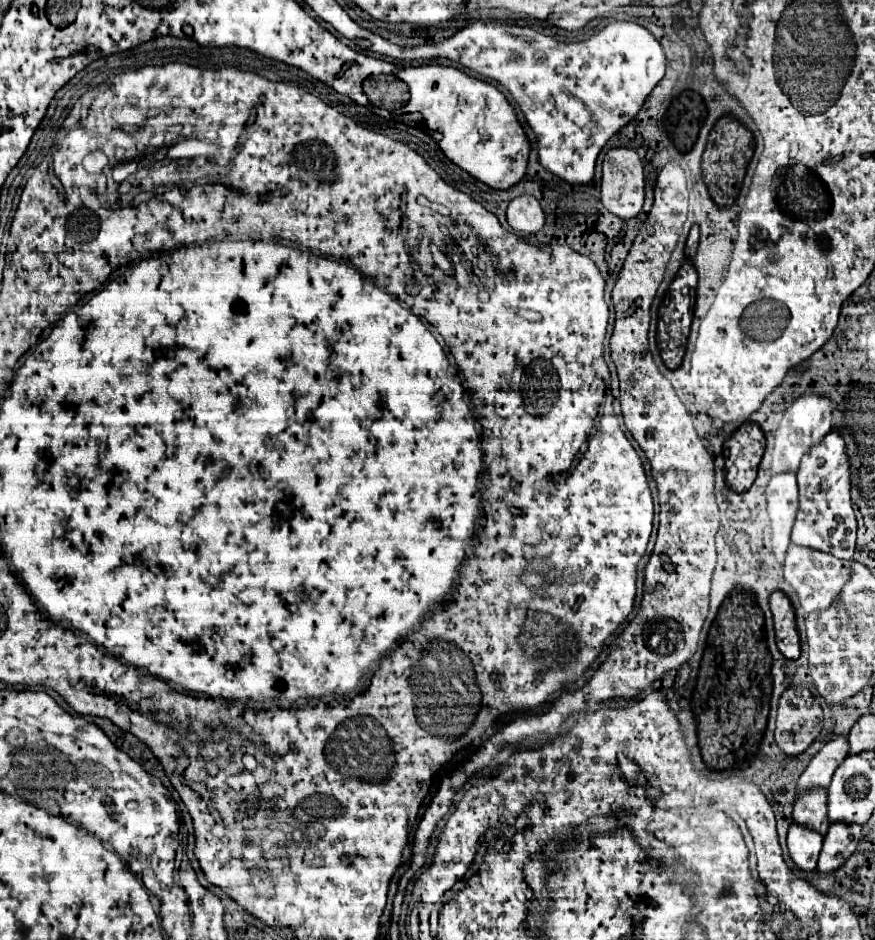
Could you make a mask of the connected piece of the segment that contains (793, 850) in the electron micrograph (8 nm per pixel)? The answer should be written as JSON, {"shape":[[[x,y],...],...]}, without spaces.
{"shape":[[[792,823],[788,831],[788,851],[792,861],[802,871],[814,871],[818,863],[818,853],[822,849],[822,835],[804,825]]]}

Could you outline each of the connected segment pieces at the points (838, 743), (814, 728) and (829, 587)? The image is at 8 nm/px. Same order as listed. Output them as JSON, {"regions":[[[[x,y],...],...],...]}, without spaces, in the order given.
{"regions":[[[[838,735],[834,739],[830,739],[808,763],[806,771],[802,773],[800,781],[798,781],[798,791],[804,789],[812,789],[812,787],[828,787],[832,781],[832,773],[836,771],[836,767],[846,759],[850,751],[850,743],[848,737]]],[[[804,685],[788,687],[778,705],[776,743],[786,755],[798,755],[822,731],[822,707]]],[[[790,543],[788,551],[786,551],[784,579],[796,589],[802,609],[806,609],[806,615],[816,609],[826,609],[828,605],[832,605],[832,601],[836,599],[836,593],[840,593],[844,581],[848,581],[848,573],[850,573],[850,561],[836,559],[830,553],[794,545],[794,543]]]]}

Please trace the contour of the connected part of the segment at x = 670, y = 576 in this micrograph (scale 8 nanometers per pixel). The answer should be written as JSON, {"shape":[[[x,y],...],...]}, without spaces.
{"shape":[[[670,161],[658,173],[654,205],[640,233],[636,235],[612,289],[616,323],[610,337],[610,353],[620,379],[622,415],[628,431],[638,441],[652,465],[652,479],[656,481],[660,499],[660,527],[656,547],[644,569],[644,597],[640,611],[612,641],[606,661],[596,669],[588,685],[580,691],[584,703],[588,701],[600,705],[610,697],[630,699],[644,687],[652,685],[660,675],[678,669],[696,653],[698,635],[708,615],[710,579],[717,561],[714,537],[720,515],[714,497],[714,461],[694,428],[696,430],[696,417],[707,417],[709,423],[713,423],[713,420],[696,407],[692,375],[687,366],[681,365],[670,371],[682,373],[682,379],[694,399],[688,405],[682,401],[684,395],[678,395],[672,381],[668,381],[658,371],[648,349],[650,305],[682,233],[686,213],[686,175],[678,163]]]}

